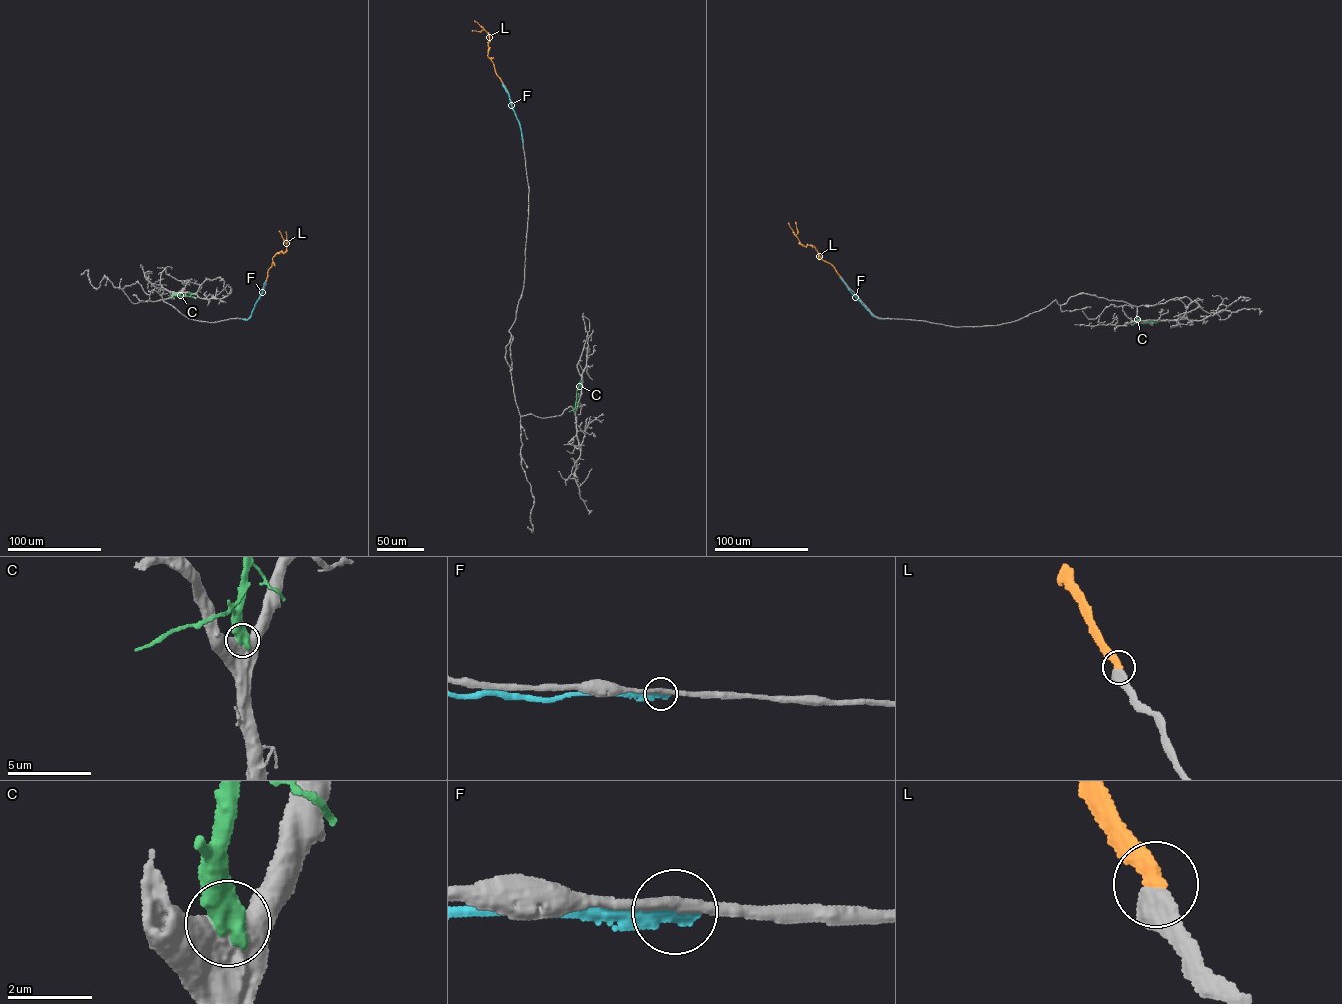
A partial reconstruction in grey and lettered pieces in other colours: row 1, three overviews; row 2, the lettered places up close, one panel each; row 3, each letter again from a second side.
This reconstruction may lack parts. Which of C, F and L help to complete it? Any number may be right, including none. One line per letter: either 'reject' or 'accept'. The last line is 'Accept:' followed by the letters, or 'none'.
C: reject
F: reject
L: accept
Accept: L

